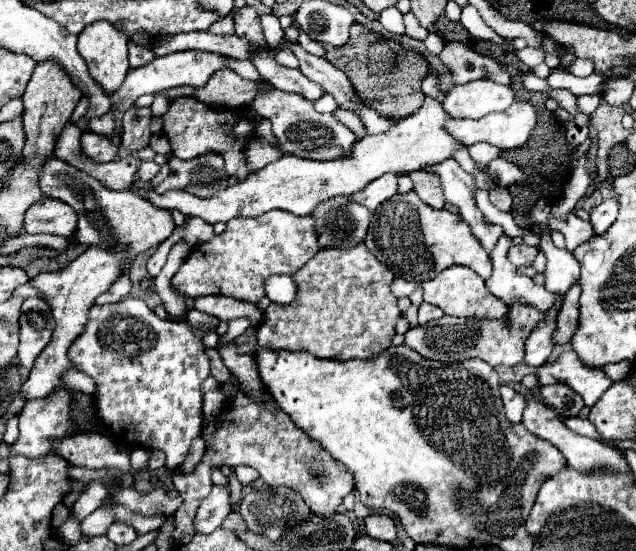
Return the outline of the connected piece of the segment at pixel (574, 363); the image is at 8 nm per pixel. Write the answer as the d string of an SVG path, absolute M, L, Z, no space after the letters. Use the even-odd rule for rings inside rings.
M573 350L559 354L559 358L551 364L543 364L537 370L537 380L541 386L553 382L563 382L571 386L589 408L595 406L603 392L609 390L609 386L613 386L603 368L589 368Z

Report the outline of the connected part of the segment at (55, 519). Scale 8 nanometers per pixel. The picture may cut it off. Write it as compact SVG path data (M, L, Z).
M59 503L53 511L51 524L52 529L56 530L68 518L71 511L66 508L62 503Z

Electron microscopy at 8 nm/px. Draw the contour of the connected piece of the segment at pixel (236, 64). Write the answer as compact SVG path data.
M233 60L233 62L229 62L227 64L227 68L231 68L231 70L235 70L239 76L243 76L243 78L259 78L257 76L257 68L253 68L253 64L249 64L249 60Z

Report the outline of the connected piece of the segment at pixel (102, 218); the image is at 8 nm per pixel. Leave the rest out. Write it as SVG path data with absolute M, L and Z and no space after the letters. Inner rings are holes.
M57 158L47 160L43 168L43 176L39 180L39 186L45 196L57 198L65 204L69 204L77 216L79 226L73 238L79 244L87 246L101 246L109 252L127 252L129 256L139 256L147 252L153 246L159 246L165 242L171 232L175 230L175 222L167 210L155 208L147 200L139 198L137 194L129 190L107 190L101 182L91 178L89 174L69 166L67 162L61 162Z

